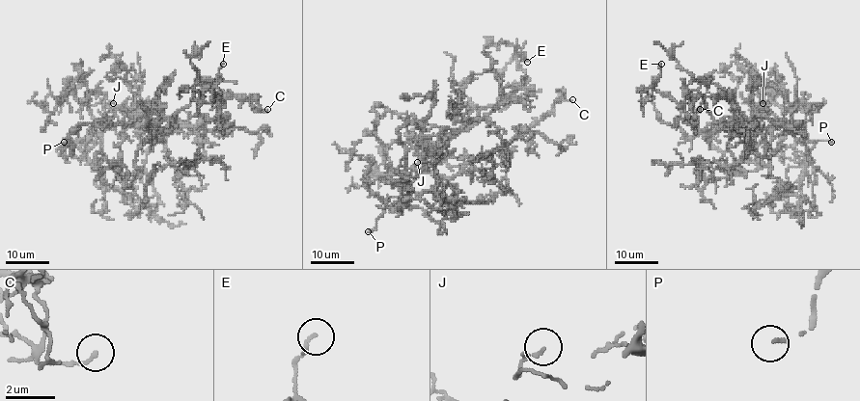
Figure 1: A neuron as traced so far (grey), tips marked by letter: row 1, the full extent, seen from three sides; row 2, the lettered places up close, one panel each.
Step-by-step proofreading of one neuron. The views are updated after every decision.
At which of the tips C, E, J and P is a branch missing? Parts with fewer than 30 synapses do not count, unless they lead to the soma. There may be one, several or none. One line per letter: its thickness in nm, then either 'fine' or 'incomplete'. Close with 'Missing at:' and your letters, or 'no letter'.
C: calibre 150 nm; fine
E: calibre 150 nm; fine
J: calibre 140 nm; fine
P: calibre 120 nm; incomplete
Missing at: P

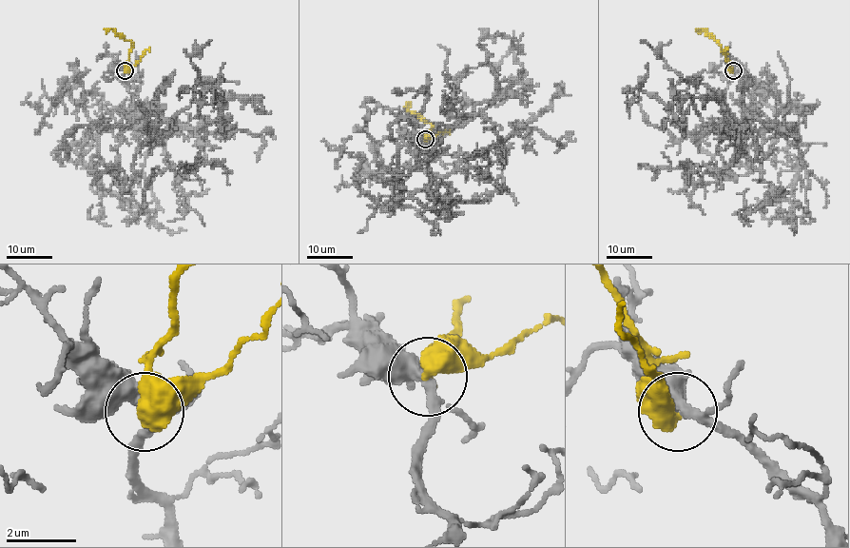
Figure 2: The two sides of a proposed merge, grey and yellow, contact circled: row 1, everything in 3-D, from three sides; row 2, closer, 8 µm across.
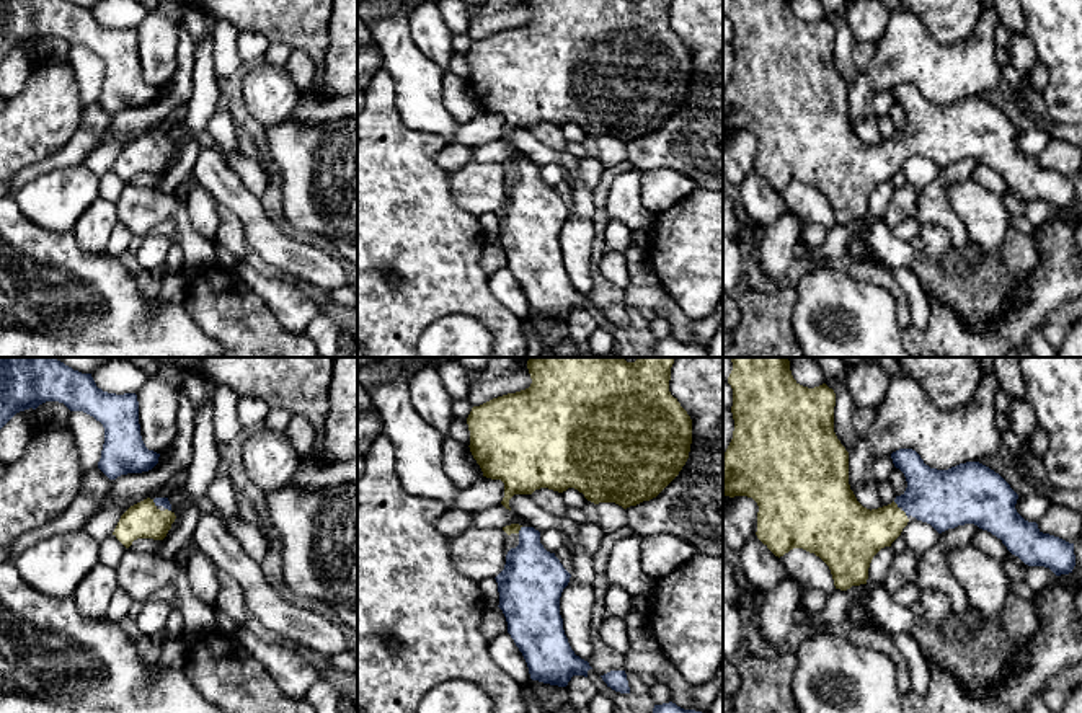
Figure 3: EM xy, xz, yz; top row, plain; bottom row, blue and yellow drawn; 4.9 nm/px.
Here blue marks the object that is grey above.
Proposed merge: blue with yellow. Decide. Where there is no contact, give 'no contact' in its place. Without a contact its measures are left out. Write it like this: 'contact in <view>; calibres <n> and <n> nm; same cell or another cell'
contact in yz; calibres 280 and 280 nm; same cell

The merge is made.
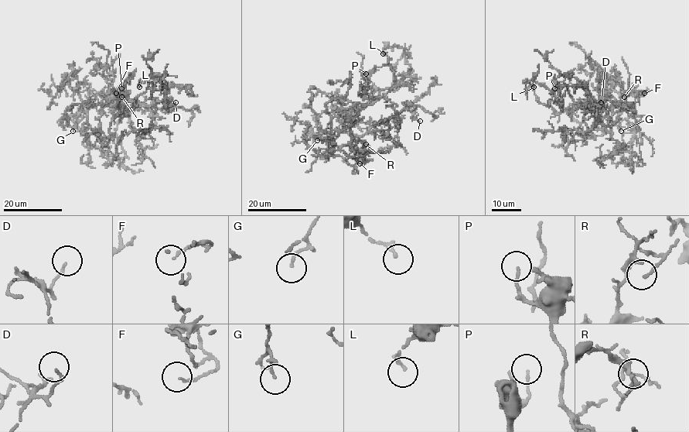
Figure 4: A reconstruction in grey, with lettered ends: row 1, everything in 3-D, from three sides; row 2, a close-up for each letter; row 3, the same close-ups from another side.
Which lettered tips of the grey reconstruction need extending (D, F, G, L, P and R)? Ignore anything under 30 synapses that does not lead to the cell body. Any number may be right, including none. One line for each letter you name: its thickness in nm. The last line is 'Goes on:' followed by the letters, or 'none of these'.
Goes on: none of these

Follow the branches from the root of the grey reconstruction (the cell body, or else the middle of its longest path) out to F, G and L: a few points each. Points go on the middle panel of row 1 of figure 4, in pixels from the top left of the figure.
F: (343, 119), (346, 116), (351, 118), (346, 131), (359, 137), (353, 147), (363, 158), (363, 162), (359, 163)
G: (343, 119), (346, 116), (351, 118), (349, 126), (344, 132), (339, 133), (331, 141), (327, 138), (317, 140)
L: (343, 119), (343, 110), (357, 114), (357, 103), (373, 103), (411, 71), (403, 47), (385, 46), (383, 53)

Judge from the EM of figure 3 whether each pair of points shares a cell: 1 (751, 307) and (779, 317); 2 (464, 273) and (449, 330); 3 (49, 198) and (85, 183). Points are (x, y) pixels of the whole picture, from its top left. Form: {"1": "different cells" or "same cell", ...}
{"1": "same cell", "2": "different cells", "3": "same cell"}

